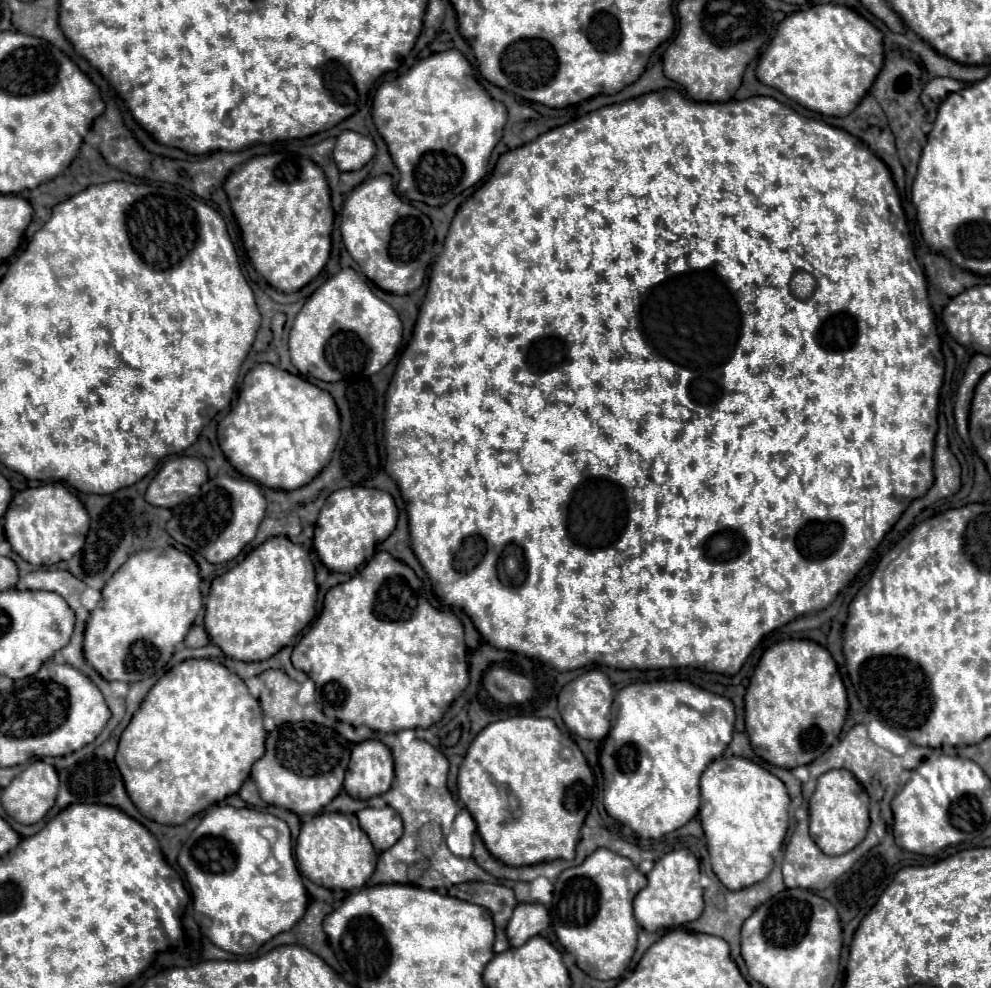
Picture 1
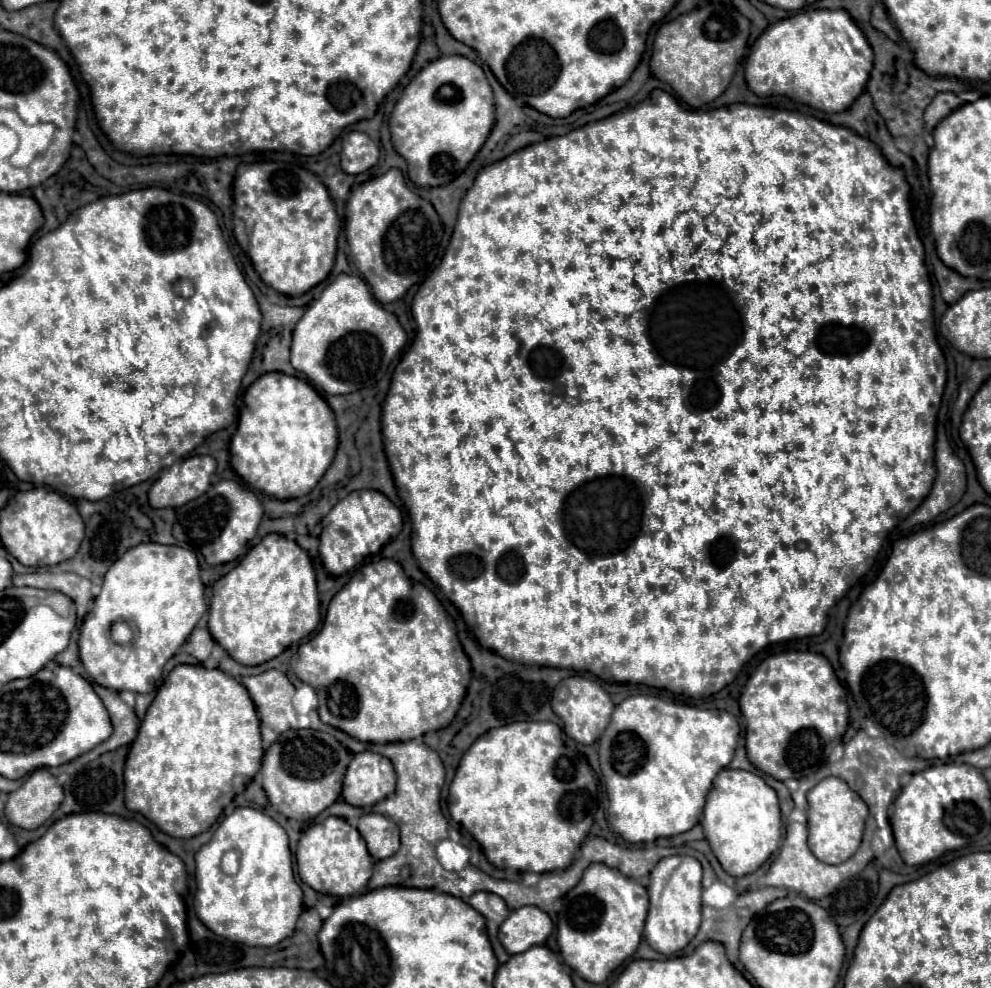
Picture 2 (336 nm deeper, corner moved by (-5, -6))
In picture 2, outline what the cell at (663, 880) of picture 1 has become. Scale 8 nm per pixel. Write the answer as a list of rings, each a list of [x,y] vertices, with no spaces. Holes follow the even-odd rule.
[[[671,855],[661,859],[651,871],[649,913],[645,919],[645,941],[659,953],[681,951],[695,935],[701,923],[701,863],[689,855]]]

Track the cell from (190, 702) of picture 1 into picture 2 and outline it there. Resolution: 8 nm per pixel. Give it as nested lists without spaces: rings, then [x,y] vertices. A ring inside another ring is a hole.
[[[177,665],[159,687],[125,761],[125,805],[179,839],[207,831],[261,767],[261,723],[245,687],[221,669]]]

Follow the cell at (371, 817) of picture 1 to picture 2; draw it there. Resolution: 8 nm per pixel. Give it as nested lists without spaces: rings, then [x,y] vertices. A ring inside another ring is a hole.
[[[381,813],[363,815],[357,823],[373,859],[387,859],[399,849],[399,827]]]

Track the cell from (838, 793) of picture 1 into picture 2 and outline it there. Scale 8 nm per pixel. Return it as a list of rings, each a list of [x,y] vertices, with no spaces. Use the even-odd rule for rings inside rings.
[[[827,777],[807,793],[807,803],[809,849],[813,851],[813,855],[829,865],[839,865],[847,861],[861,845],[865,819],[869,815],[865,801],[853,789],[849,789],[849,785],[843,779]]]

